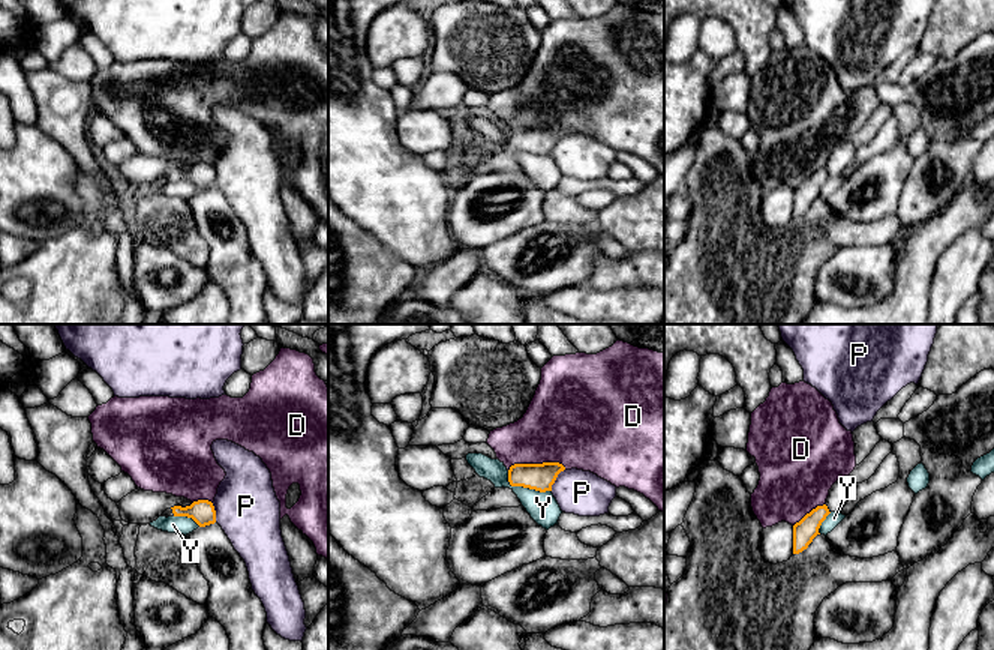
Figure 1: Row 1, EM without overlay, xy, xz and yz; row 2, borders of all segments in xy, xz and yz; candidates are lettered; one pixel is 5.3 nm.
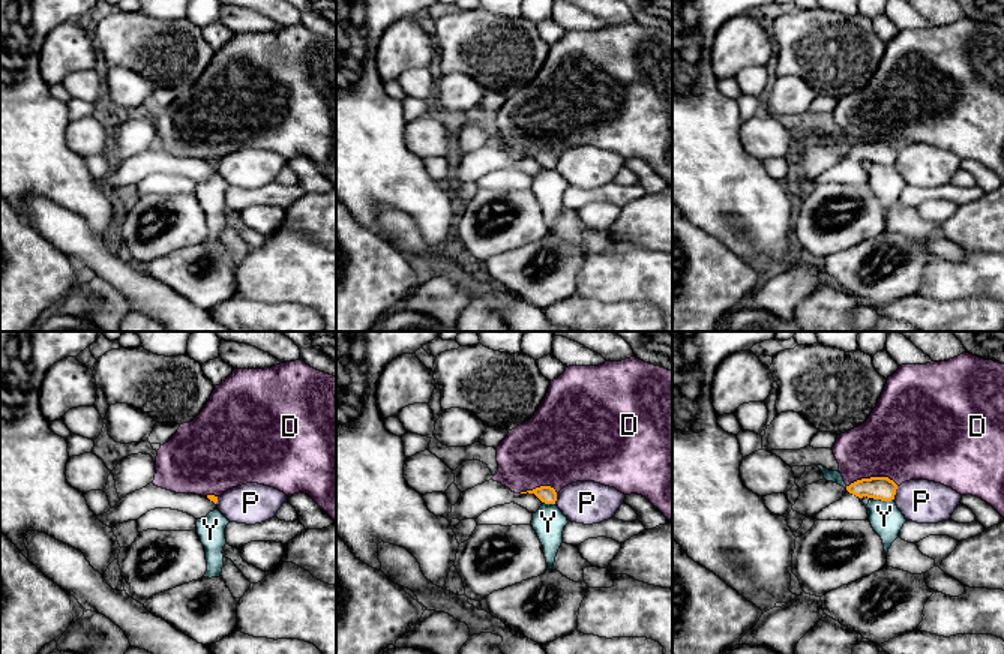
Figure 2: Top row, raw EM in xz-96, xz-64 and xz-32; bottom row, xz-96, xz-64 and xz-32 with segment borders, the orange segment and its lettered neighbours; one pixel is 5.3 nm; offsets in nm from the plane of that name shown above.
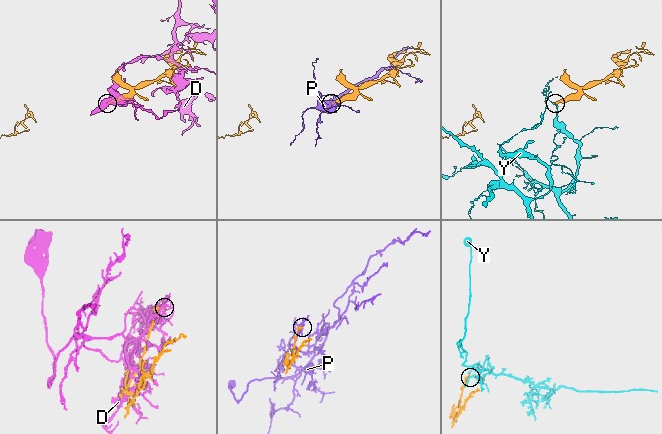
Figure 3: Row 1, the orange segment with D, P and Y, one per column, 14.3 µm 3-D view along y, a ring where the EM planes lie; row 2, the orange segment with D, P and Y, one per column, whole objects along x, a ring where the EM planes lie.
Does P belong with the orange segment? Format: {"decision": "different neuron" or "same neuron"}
{"decision": "different neuron"}

